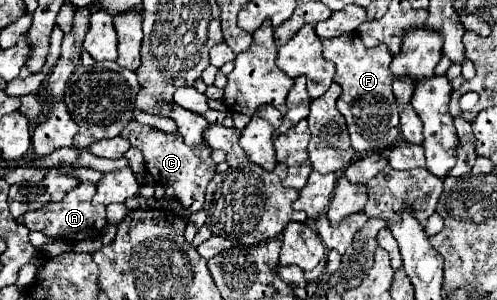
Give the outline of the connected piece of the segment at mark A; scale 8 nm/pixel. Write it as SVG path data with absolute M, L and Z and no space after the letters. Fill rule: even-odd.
M79 182L79 186L69 190L61 202L47 204L39 210L27 212L23 216L23 224L29 230L37 230L37 232L43 232L47 236L69 240L69 242L79 242L85 238L97 238L97 236L101 236L101 232L107 224L107 218L105 218L105 206L93 206L91 204L93 196L95 196L95 184Z

